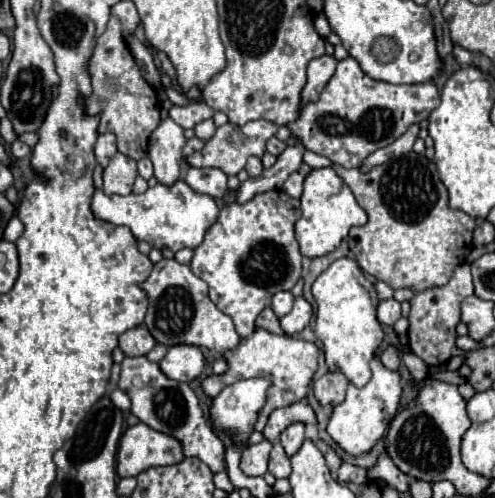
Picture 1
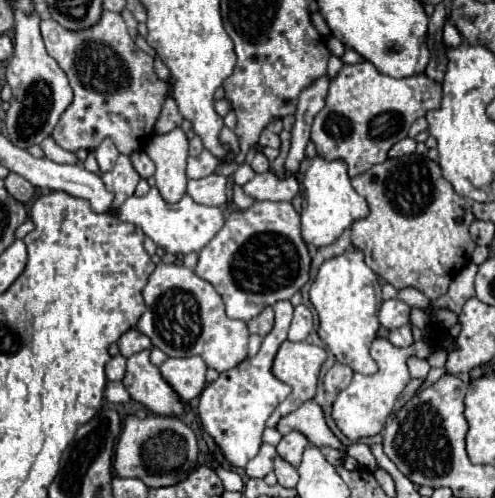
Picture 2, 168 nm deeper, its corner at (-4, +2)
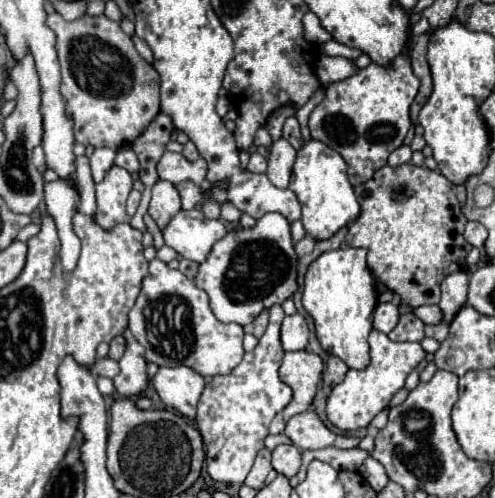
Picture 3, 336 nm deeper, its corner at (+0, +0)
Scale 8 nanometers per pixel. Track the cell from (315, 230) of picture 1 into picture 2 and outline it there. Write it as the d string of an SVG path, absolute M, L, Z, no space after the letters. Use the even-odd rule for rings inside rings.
M315 156L313 160L305 160L297 180L305 200L301 212L301 234L303 240L315 248L333 244L343 234L343 230L347 230L355 220L361 220L369 214L365 198L361 198L351 186L351 178L347 176L347 166L341 160L329 162L319 156Z

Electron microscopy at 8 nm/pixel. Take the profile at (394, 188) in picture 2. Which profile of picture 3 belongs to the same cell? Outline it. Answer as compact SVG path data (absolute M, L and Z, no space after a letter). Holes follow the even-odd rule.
M403 164L399 168L385 166L373 174L365 184L355 186L355 196L361 204L361 214L353 224L349 224L347 244L367 248L367 264L377 280L381 280L389 290L401 296L399 314L411 312L423 304L439 304L439 284L449 272L465 268L465 258L471 252L471 244L465 242L463 230L467 218L461 214L461 204L451 190L451 182L435 170L425 166Z

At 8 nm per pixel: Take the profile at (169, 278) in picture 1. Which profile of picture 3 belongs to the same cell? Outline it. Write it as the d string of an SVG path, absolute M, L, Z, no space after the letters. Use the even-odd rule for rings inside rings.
M153 258L149 262L149 274L143 278L143 288L135 306L129 312L129 320L131 320L133 336L145 348L145 360L157 366L167 366L167 368L187 366L199 372L201 376L217 376L217 374L229 374L245 354L241 344L243 328L239 324L219 322L209 308L209 296L201 288L197 288L193 280L189 280L179 270L169 268L159 258Z

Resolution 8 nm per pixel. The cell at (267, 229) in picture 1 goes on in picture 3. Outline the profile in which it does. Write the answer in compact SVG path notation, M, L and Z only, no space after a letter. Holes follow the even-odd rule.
M265 214L261 220L257 220L257 226L247 230L231 230L223 240L219 240L209 258L199 266L199 274L195 278L195 284L207 292L209 296L209 308L213 308L213 314L221 322L235 322L235 324L249 324L253 318L261 314L261 310L271 308L273 304L283 304L295 290L297 290L297 256L291 242L291 230L289 222L281 214Z

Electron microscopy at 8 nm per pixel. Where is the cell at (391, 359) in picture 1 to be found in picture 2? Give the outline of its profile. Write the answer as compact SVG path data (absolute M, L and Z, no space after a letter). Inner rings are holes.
M401 326L397 330L389 332L389 342L393 342L393 346L397 348L405 348L413 344L413 336L411 336L411 326Z

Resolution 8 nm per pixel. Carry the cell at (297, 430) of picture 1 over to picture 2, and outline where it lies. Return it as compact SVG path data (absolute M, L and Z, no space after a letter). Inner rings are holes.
M293 430L293 432L285 434L285 436L283 436L283 440L277 444L277 454L279 454L279 456L283 456L289 464L299 466L299 464L301 464L303 450L307 448L307 444L309 444L309 440L307 440L301 432Z

